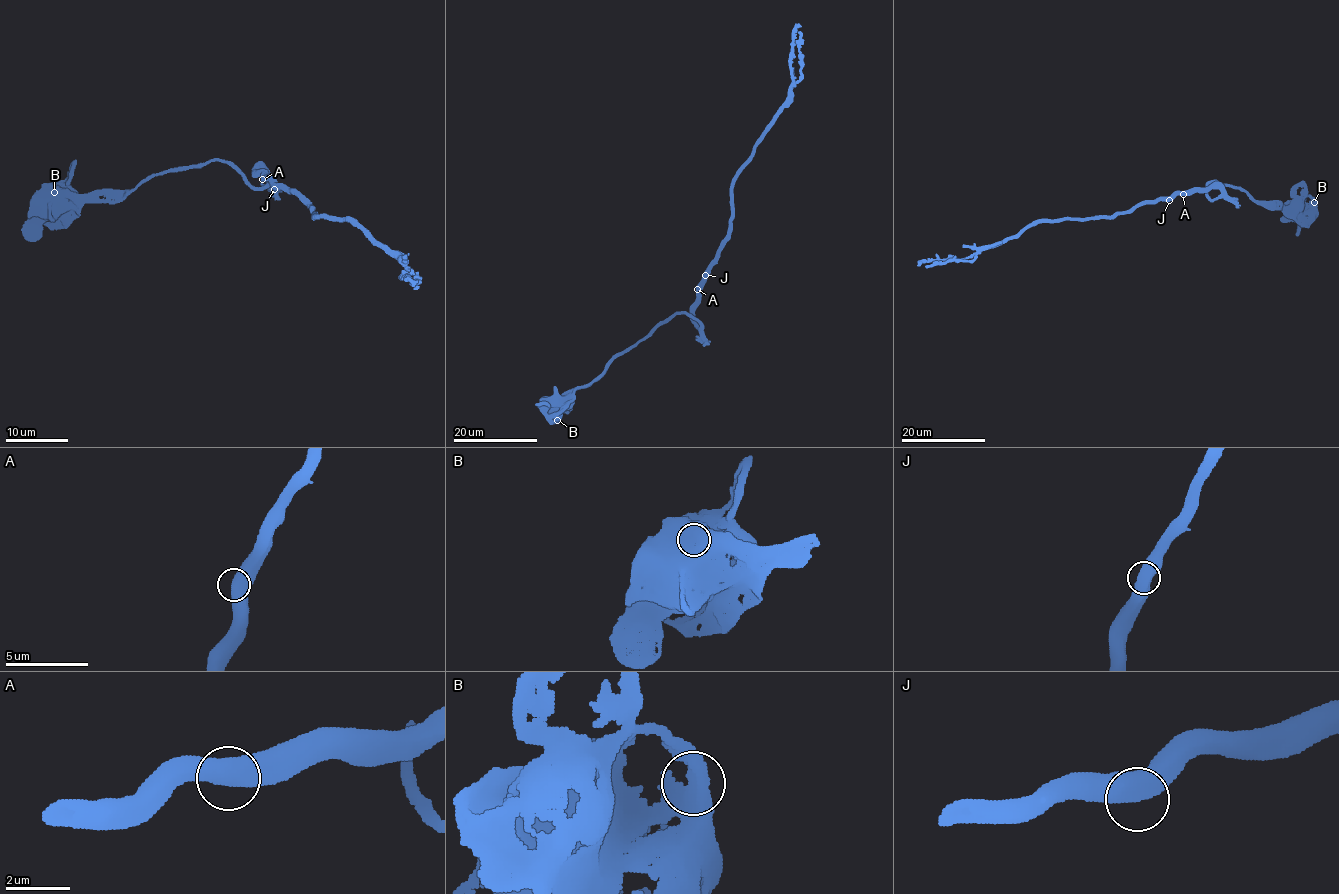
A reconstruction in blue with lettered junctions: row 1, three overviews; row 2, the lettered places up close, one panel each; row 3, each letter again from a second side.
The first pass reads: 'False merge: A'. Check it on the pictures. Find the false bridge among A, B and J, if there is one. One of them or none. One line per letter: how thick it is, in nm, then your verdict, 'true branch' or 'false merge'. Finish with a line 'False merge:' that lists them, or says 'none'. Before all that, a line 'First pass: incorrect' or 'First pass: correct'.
First pass: incorrect
A: 550 nm thick; true branch
B: 500 nm thick; true branch
J: 550 nm thick; true branch
False merge: none

